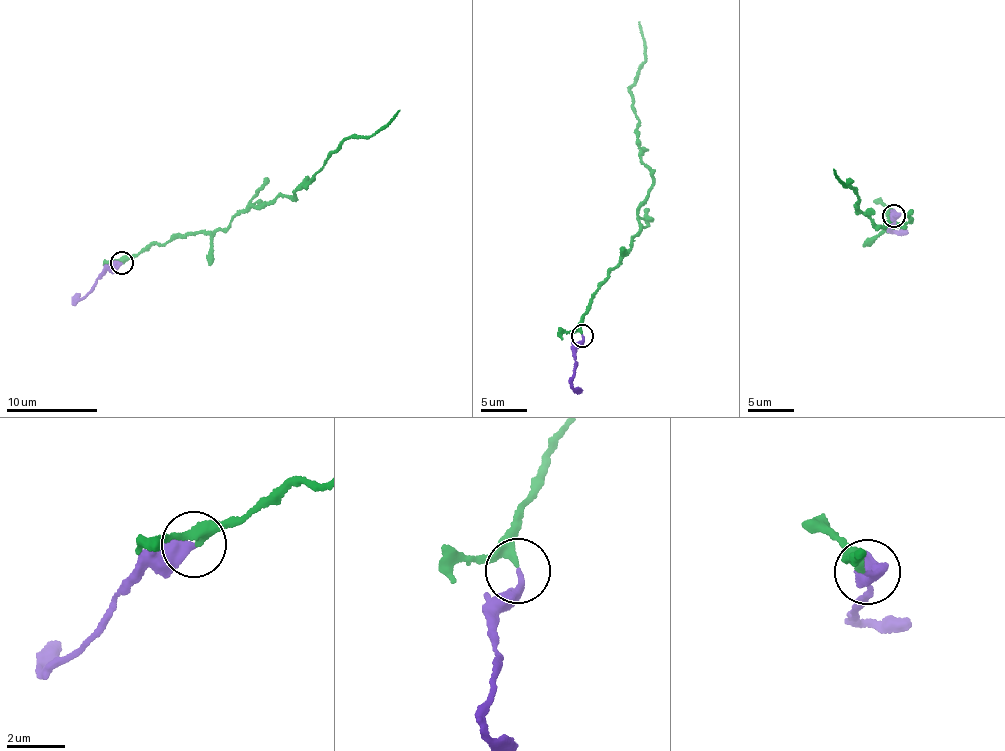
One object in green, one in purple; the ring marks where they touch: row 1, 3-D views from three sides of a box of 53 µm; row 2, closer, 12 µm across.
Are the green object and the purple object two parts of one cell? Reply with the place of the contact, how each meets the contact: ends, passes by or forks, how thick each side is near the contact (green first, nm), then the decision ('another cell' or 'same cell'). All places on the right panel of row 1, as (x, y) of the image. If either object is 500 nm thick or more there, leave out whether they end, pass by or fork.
(894, 216) | green passes by | purple ends | 200/360 nm | same cell

